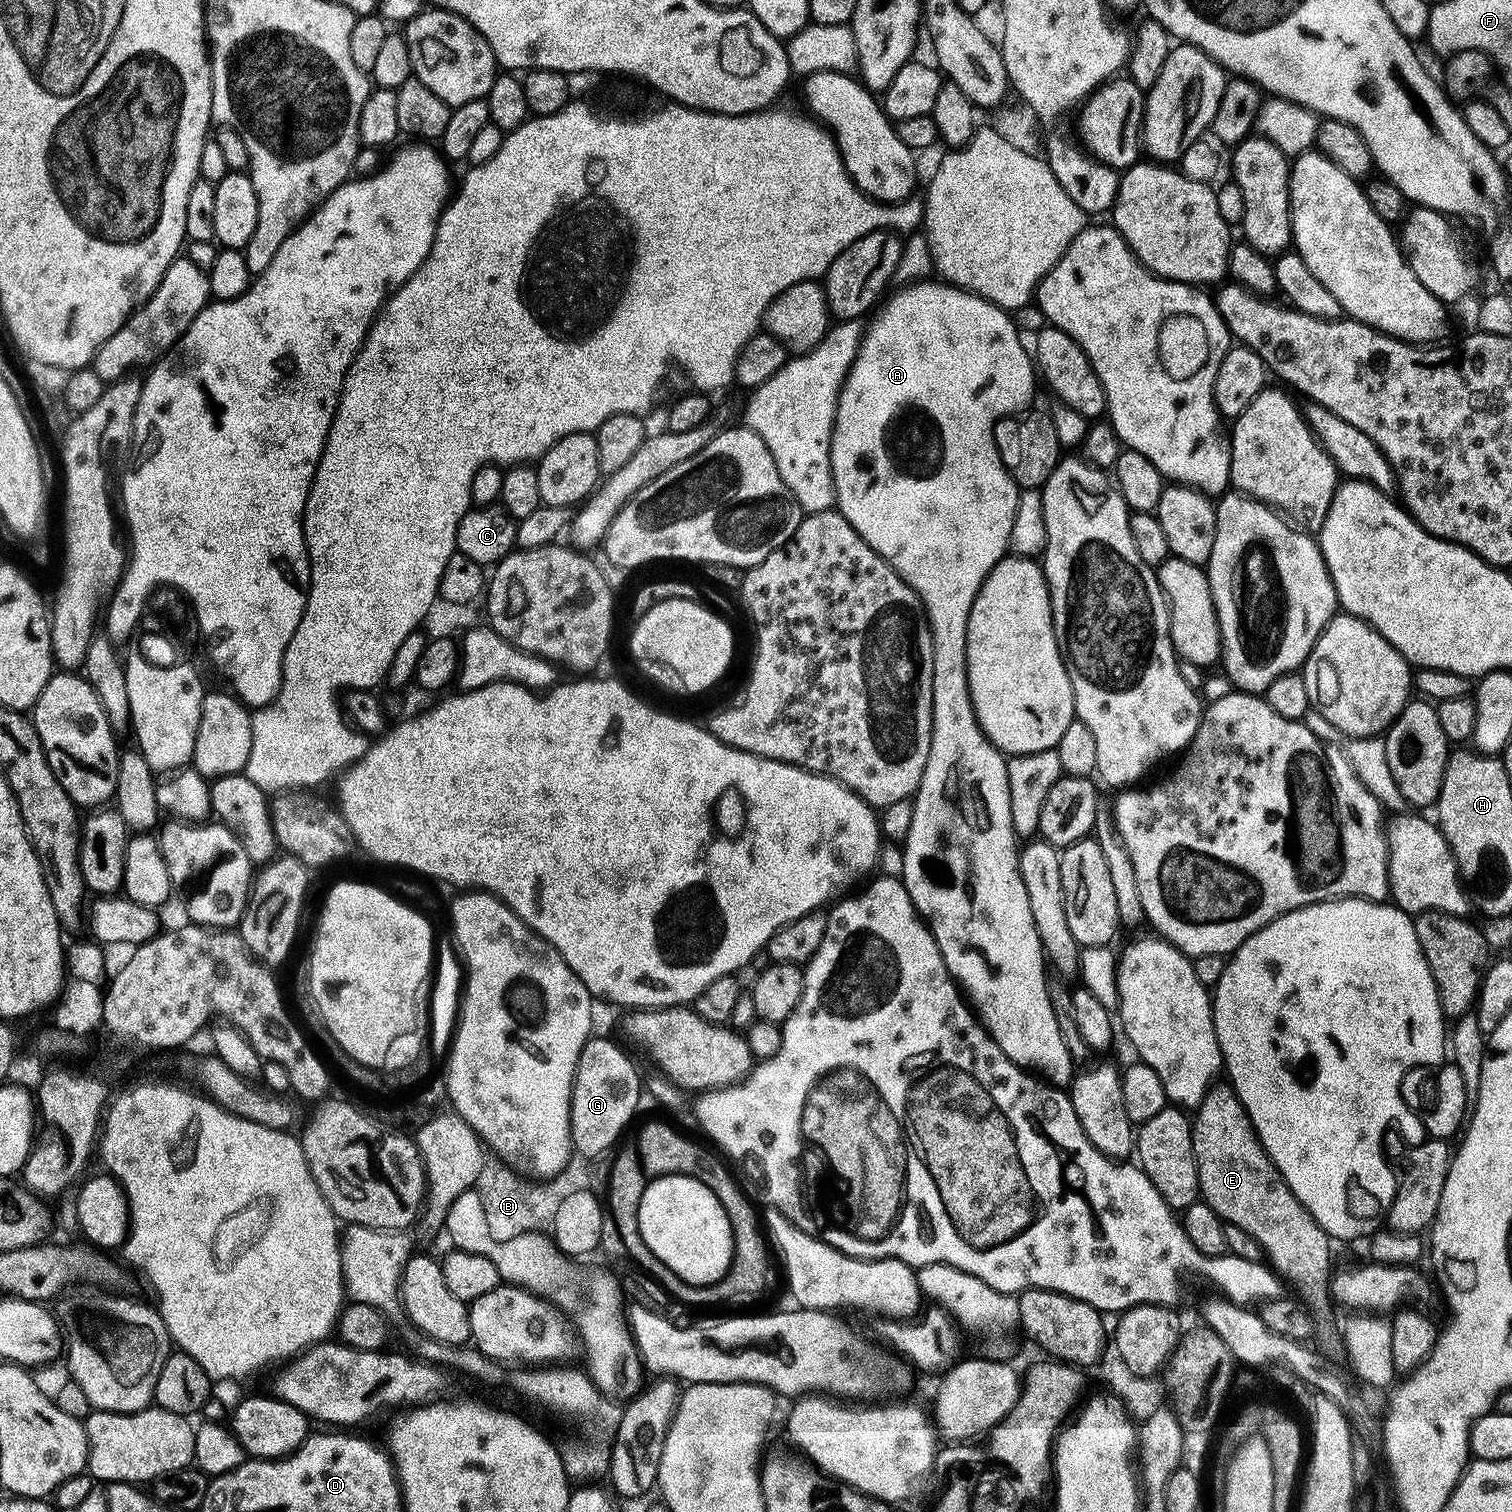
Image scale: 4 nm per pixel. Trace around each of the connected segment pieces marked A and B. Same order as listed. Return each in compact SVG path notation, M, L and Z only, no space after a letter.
M921 282L901 287L900 293L888 305L885 303L879 309L880 317L873 322L872 328L870 324L865 331L860 353L854 362L852 373L846 378L844 388L840 392L840 401L836 411L836 429L832 439L832 469L834 470L836 503L840 513L850 522L850 526L854 526L854 530L858 530L860 537L919 594L930 629L930 641L932 640L933 644L930 762L926 762L926 770L922 774L922 786L911 805L913 806L912 825L908 828L908 845L904 848L904 873L902 873L904 885L914 902L916 911L920 913L920 919L927 924L932 932L932 937L938 942L938 950L942 950L942 958L946 962L948 973L962 989L967 1003L980 1023L991 1032L994 1043L1006 1054L1006 1058L1013 1060L1019 1068L1025 1070L1040 1068L1039 1075L1047 1083L1064 1090L1071 1085L1078 1068L1073 1064L1070 1051L1067 1050L1062 1040L1058 1018L1055 1017L1052 1009L1052 992L1050 987L1048 988L1048 976L1044 973L1044 964L1046 968L1044 947L1038 930L1034 926L1034 913L1030 911L1030 894L1026 894L1026 882L1022 882L1018 844L1016 848L1018 837L1014 830L1014 818L1010 814L1008 760L1004 753L999 752L986 738L978 722L970 694L968 659L966 658L968 627L970 626L970 614L974 610L974 602L978 598L981 586L988 581L989 574L1009 555L1014 518L1018 514L1018 502L1020 501L1021 489L1017 488L1014 478L1006 470L996 449L996 424L1000 420L1007 420L1010 416L1020 416L1031 409L1028 407L1031 406L1032 399L1036 396L1038 369L1029 349L1027 352L1023 342L1020 341L1022 332L1017 321L1003 308L994 306L989 300L984 300L972 292L966 292L947 282L932 283Z
M489 1155L484 1162L484 1168L475 1189L482 1198L486 1222L494 1241L496 1243L510 1242L528 1232L549 1233L558 1216L559 1207L571 1195L593 1189L590 1164L591 1161L587 1157L574 1156L564 1168L564 1172L555 1179L535 1182L520 1175L499 1156Z

